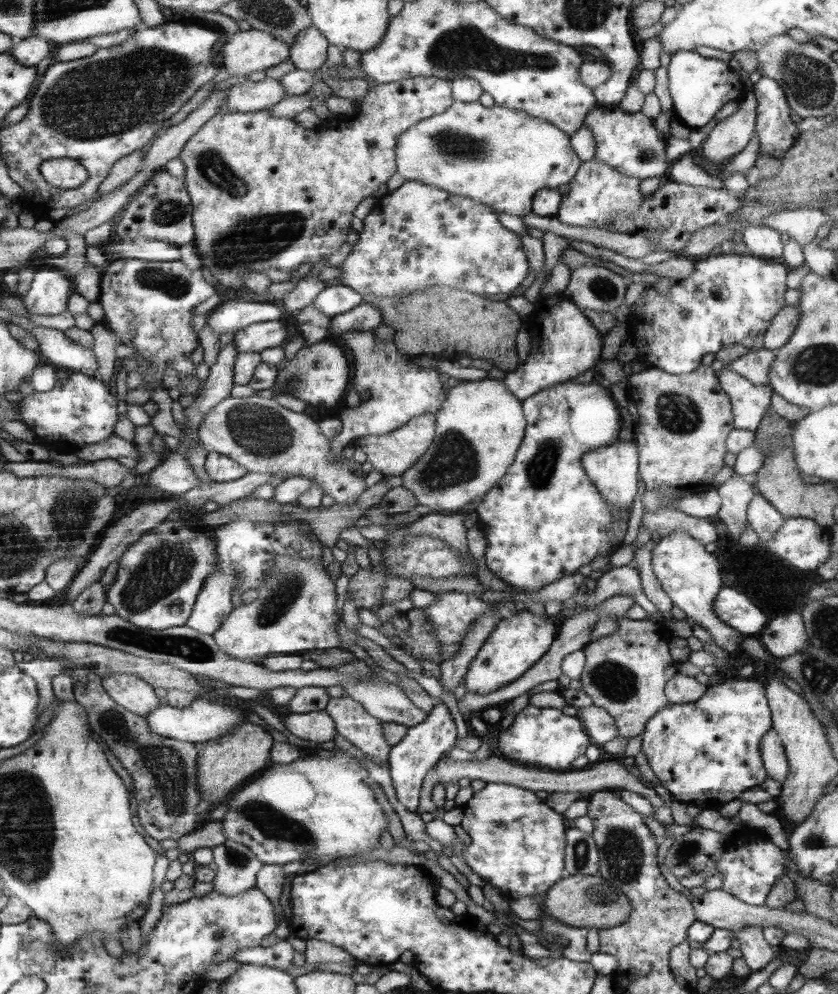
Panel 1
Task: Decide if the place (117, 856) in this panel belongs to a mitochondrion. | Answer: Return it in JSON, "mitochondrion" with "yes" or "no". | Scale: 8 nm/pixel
{"mitochondrion":"no"}

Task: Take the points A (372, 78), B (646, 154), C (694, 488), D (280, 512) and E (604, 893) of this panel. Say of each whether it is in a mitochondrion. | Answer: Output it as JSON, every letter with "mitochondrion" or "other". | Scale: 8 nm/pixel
{"A":"other","B":"mitochondrion","C":"other","D":"other","E":"mitochondrion"}

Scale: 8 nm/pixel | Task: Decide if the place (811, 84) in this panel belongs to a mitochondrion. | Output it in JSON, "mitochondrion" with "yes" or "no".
{"mitochondrion":"yes"}

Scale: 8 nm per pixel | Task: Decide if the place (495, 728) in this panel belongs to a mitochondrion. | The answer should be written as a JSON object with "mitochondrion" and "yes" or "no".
{"mitochondrion":"no"}

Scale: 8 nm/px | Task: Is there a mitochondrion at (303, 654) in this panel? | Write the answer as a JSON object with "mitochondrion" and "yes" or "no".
{"mitochondrion":"no"}

